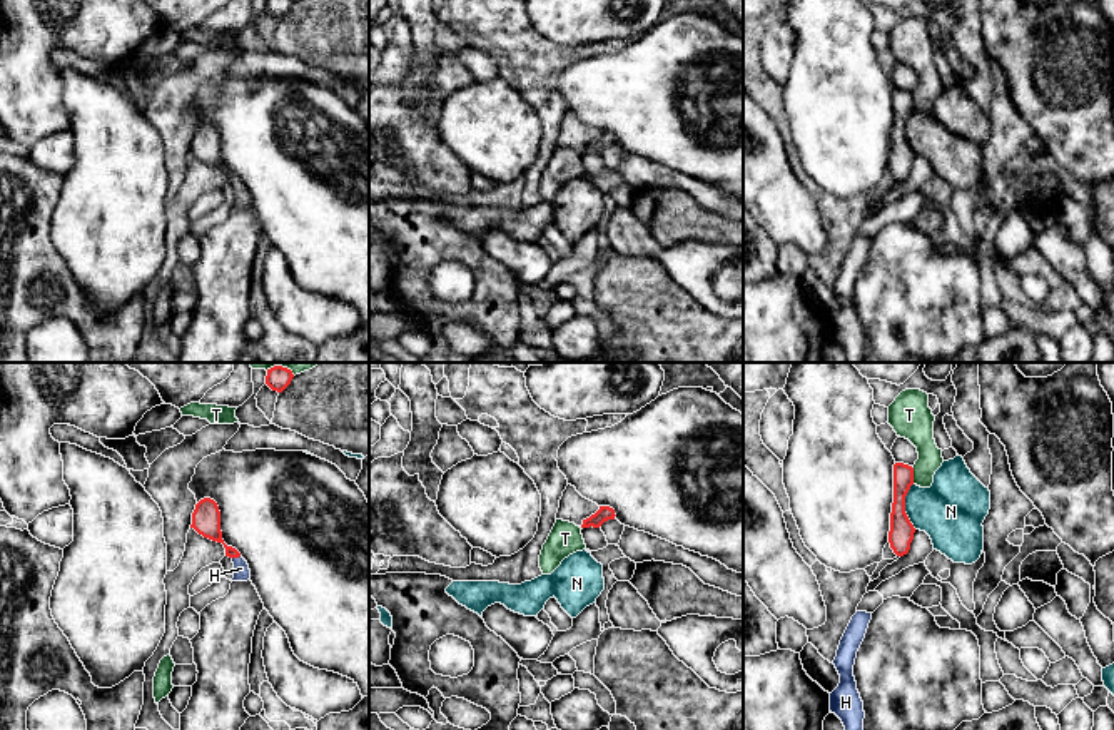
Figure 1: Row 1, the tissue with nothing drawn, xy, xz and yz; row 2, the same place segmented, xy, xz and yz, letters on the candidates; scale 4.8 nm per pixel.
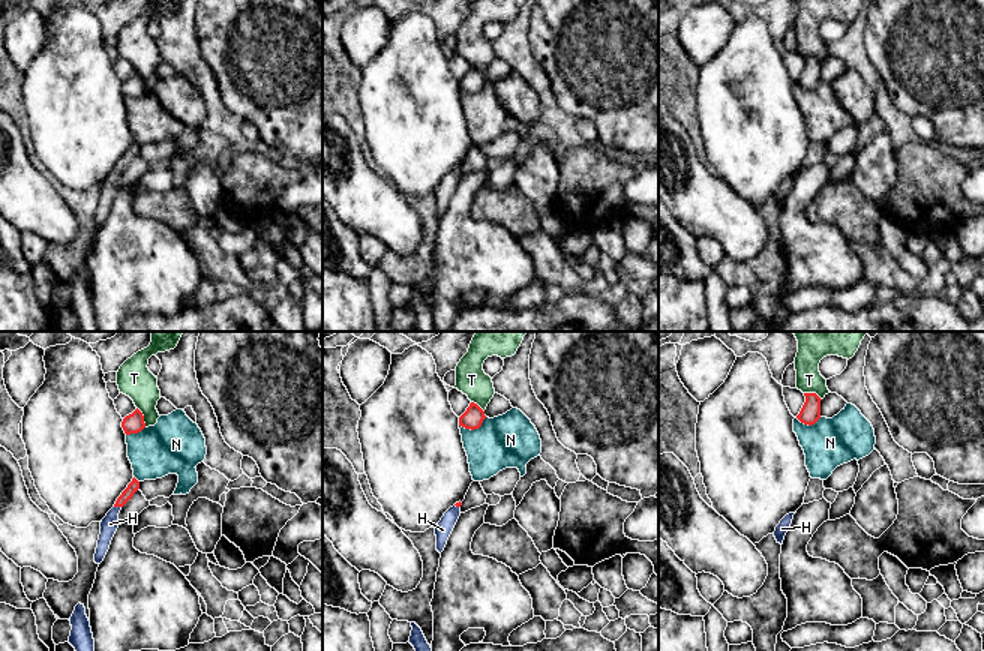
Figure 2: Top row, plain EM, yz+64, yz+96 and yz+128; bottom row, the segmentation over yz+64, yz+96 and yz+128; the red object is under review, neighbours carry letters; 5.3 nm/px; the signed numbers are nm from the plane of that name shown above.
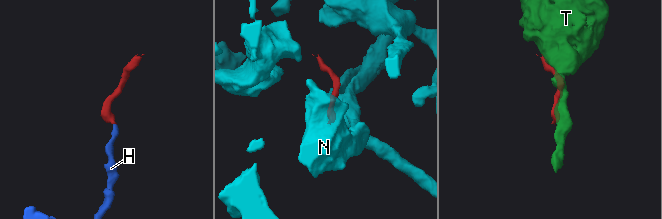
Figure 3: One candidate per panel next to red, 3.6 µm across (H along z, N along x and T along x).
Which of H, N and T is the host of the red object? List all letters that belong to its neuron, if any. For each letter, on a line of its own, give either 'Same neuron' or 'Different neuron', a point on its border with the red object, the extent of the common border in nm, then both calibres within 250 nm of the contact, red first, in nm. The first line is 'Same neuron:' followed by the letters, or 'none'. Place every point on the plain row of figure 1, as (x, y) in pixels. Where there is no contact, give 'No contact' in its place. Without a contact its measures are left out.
Same neuron: H
H: Same neuron. Touches red at xy (236, 182). Shared border 40 nm. Thickness 140 nm (red) against 80 nm
N: Different neuron. Touches red at yz (904, 132). Shared border 220 nm. Thickness 120 nm (red) against 320 nm
T: Different neuron. Touches red at yz (912, 101). Shared border 90 nm. Thickness 100 nm (red) against 180 nm

